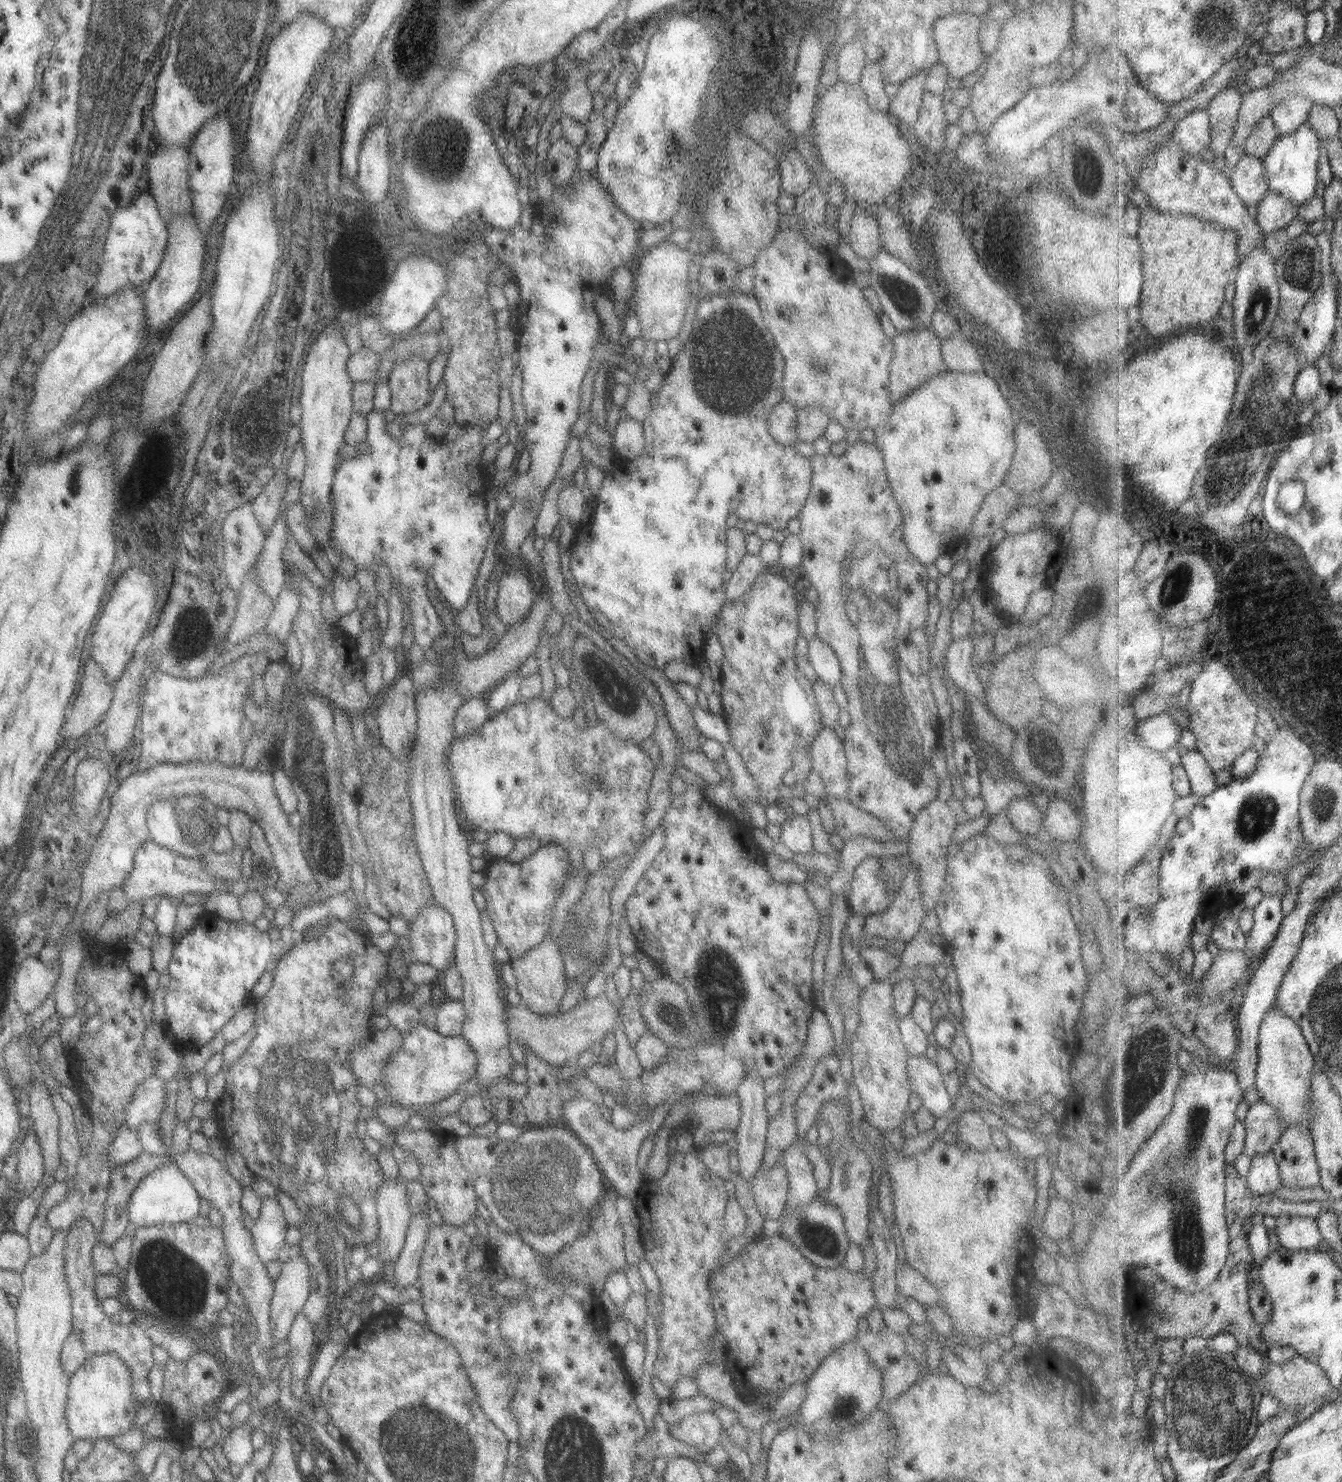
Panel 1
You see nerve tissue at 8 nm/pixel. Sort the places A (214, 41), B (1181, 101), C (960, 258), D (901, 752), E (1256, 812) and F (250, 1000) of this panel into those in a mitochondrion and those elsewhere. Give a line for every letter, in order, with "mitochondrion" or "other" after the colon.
A: mitochondrion
B: other
C: mitochondrion
D: mitochondrion
E: mitochondrion
F: other

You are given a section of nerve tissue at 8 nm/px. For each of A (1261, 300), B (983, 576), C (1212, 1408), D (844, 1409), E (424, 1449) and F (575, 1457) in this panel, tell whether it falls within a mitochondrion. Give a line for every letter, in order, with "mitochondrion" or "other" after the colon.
A: mitochondrion
B: other
C: mitochondrion
D: mitochondrion
E: mitochondrion
F: mitochondrion

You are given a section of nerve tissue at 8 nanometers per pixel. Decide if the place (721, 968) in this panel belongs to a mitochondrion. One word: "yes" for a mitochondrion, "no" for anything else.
yes

